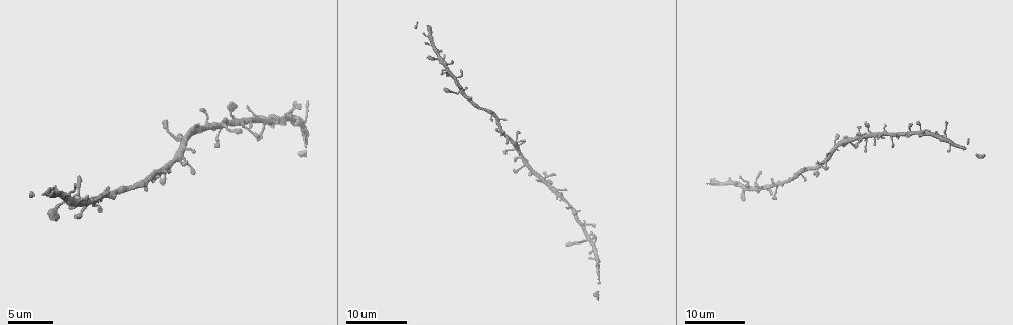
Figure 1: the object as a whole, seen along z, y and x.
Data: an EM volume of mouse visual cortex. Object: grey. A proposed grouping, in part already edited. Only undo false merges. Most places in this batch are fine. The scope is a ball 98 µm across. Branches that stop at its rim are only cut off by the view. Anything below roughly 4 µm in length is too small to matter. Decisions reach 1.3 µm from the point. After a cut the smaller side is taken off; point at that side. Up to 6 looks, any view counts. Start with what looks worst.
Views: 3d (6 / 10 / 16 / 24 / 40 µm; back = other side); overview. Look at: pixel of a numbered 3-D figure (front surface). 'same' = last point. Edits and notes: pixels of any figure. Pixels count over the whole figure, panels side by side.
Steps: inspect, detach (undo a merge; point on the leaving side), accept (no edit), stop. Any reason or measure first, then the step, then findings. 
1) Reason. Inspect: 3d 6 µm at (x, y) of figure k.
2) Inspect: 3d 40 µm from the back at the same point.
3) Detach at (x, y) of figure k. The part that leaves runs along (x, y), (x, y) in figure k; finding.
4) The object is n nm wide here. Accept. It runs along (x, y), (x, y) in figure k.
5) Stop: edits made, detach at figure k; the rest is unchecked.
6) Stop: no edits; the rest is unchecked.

Four or more arms meet. Inspect: 3d 16 µm at (460, 93) of figure 1.

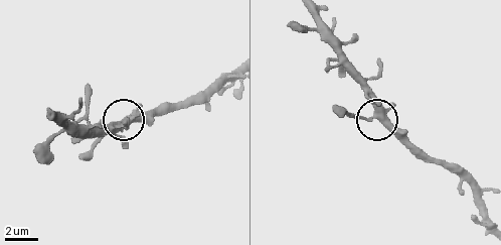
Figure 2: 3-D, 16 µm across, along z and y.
Inspect: 3d 10 µm at (376, 116) of figure 2.

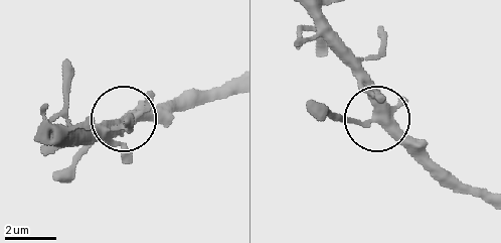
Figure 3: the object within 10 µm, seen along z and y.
4 arms meet here. Accept. All the same neuron.

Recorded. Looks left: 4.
Four or more arms meet. Inspect: 3d 24 µm at (838, 146) of figure 1.

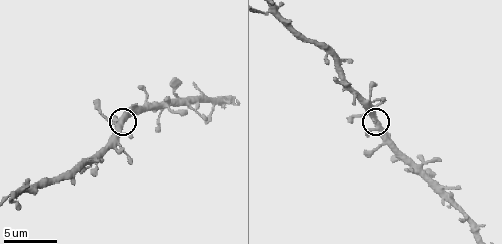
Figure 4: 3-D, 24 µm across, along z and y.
Inspect: 3d 10 µm at (121, 118) of figure 4.

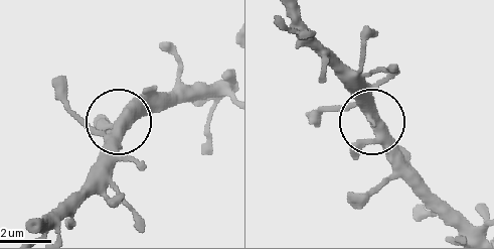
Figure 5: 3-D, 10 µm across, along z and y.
4 arms meet here. Accept. It runs along (130, 129), (121, 123), (162, 110) in figure 5; continuous, no second neuron.

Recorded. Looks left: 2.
Inspect: 3d 10 µm at (344, 72) of figure 4.

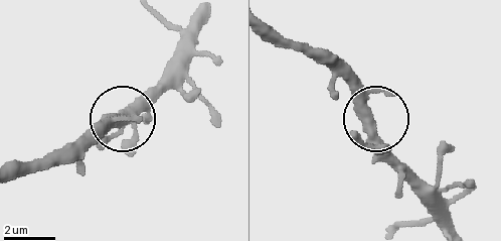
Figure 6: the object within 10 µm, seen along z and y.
Accept. One neuron here.

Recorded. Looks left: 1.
Stop: no edits; the rest is unchecked.

